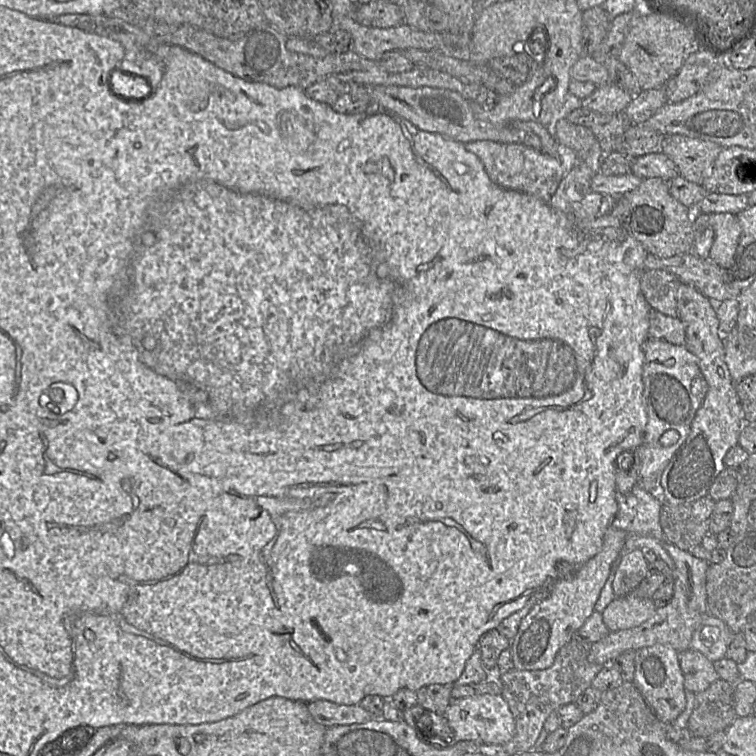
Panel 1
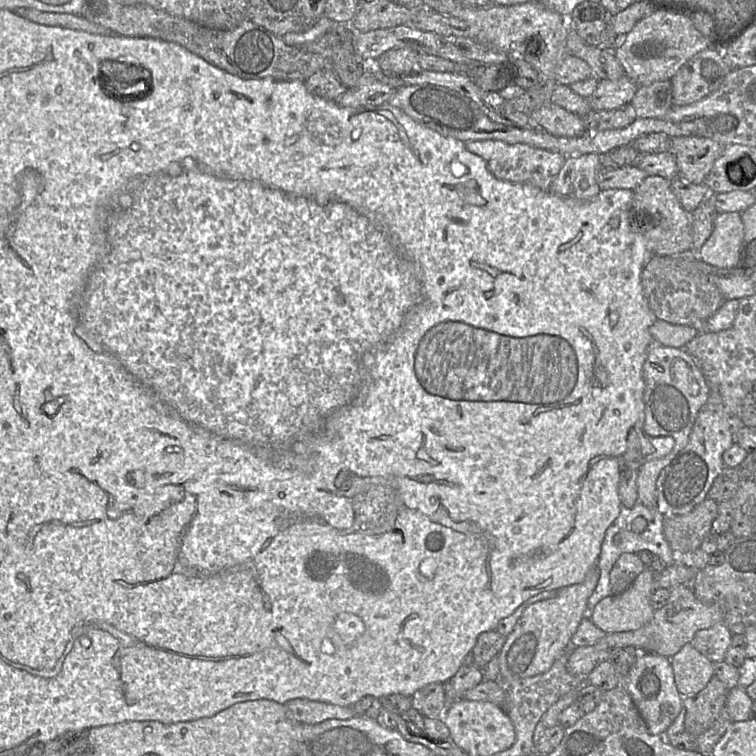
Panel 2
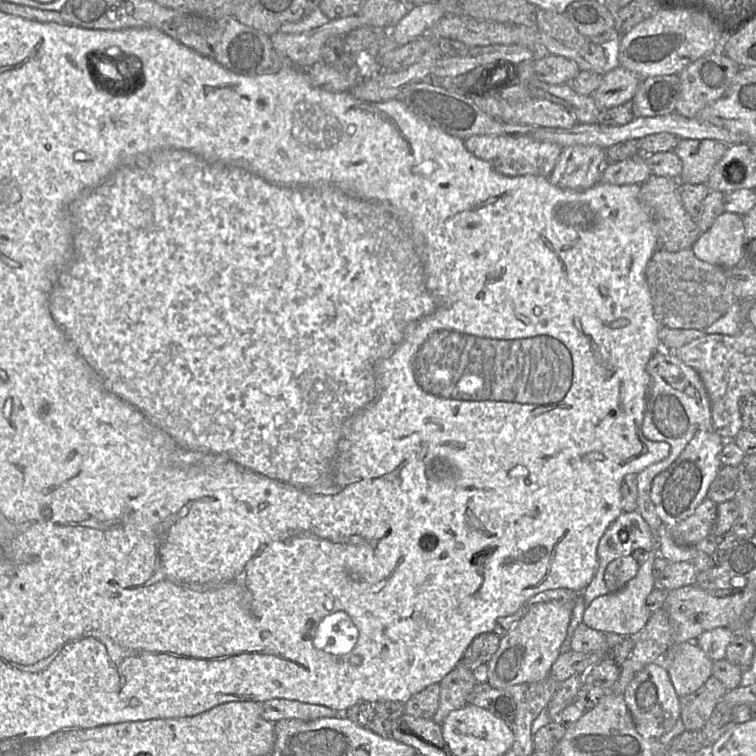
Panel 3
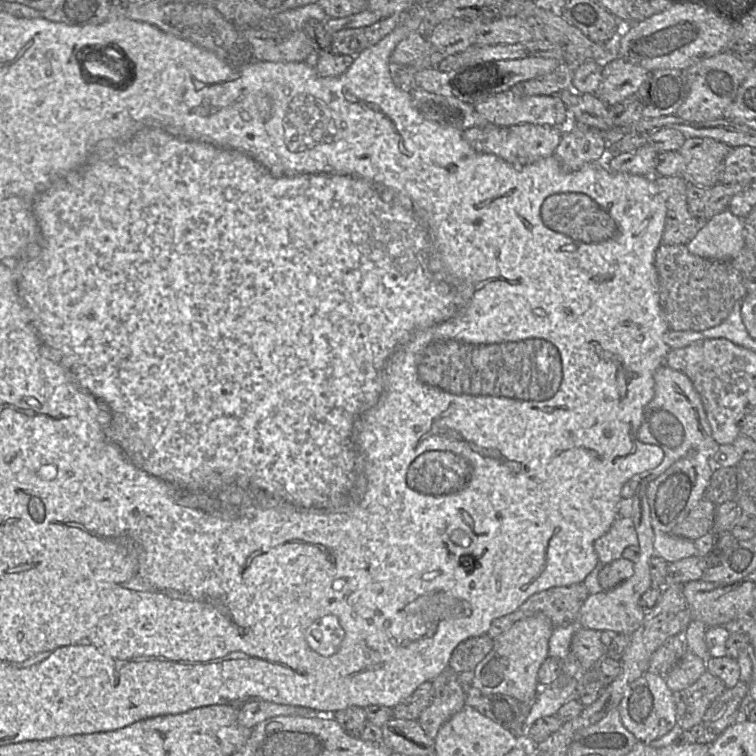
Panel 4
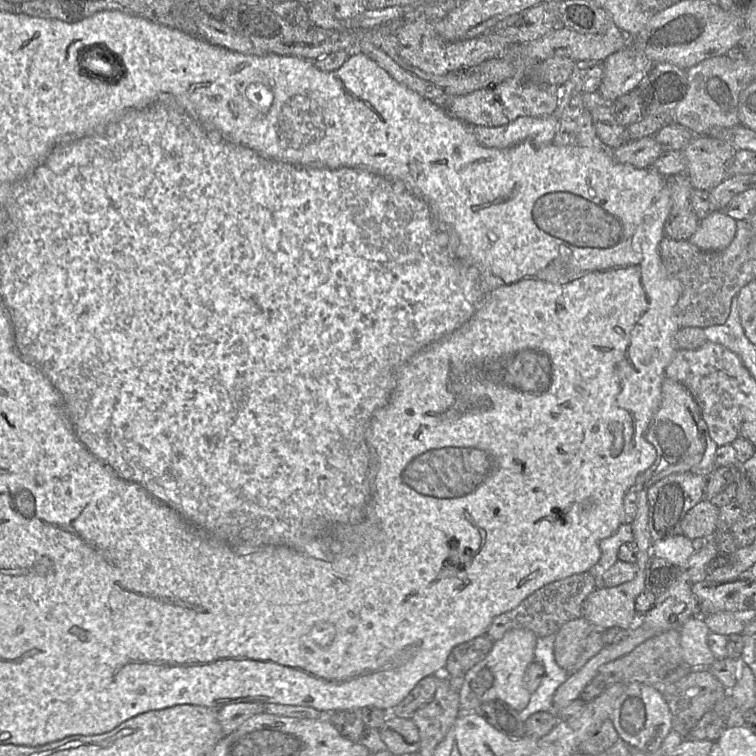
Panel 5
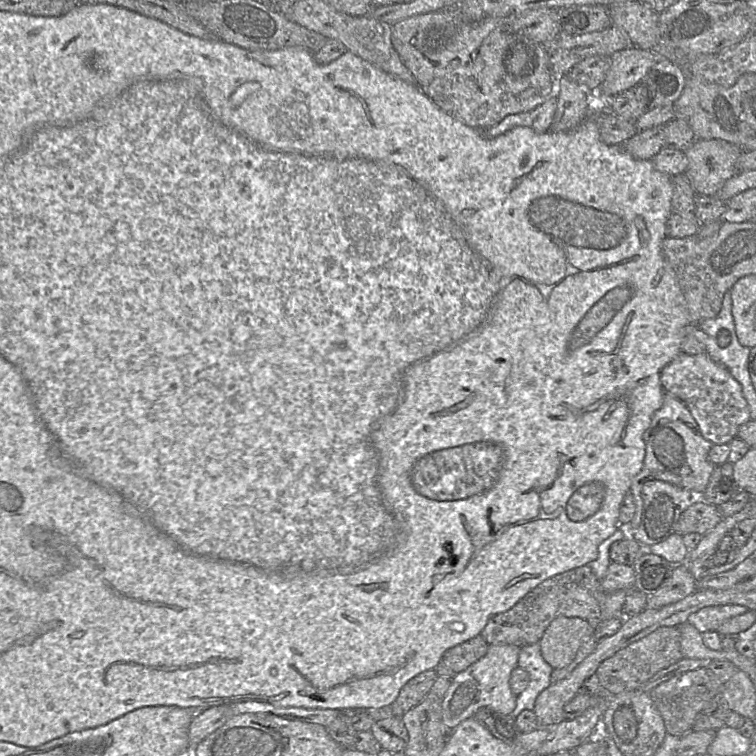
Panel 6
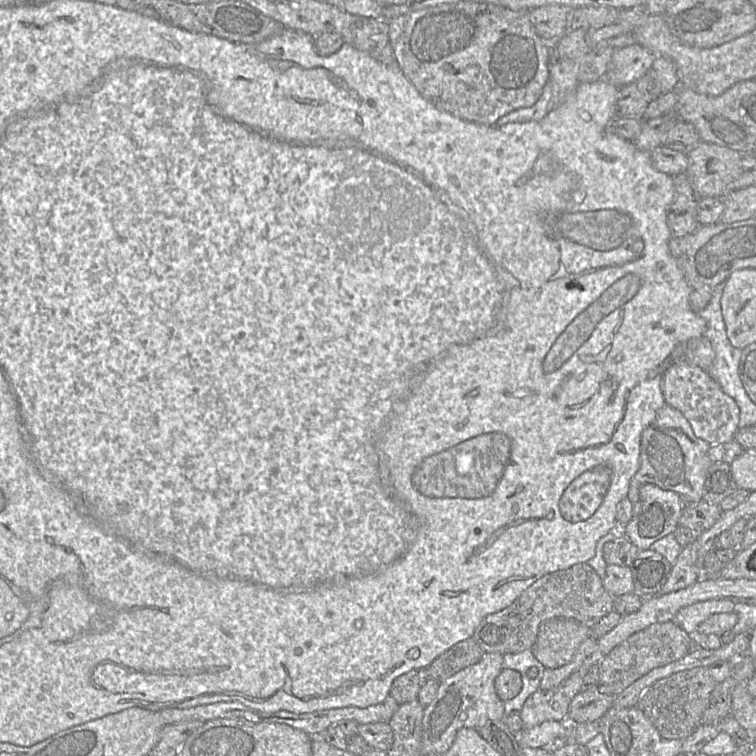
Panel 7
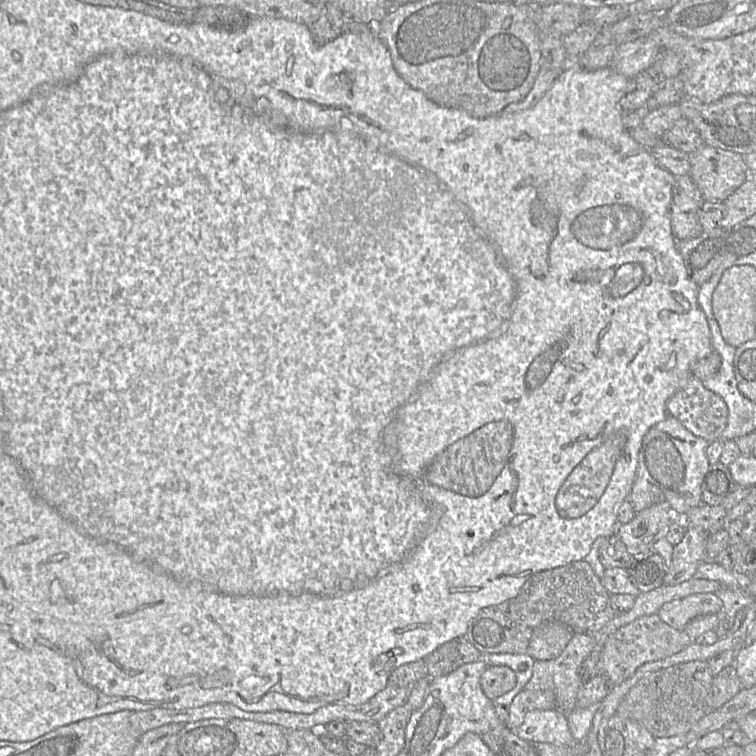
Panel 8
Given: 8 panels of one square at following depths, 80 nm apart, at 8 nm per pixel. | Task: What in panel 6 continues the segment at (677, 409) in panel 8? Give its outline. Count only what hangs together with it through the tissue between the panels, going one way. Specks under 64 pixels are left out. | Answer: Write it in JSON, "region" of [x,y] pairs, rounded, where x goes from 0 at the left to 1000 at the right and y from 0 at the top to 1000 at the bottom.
{"region":[[[901,466],[876,488],[873,505],[881,521],[906,534],[929,577],[942,589],[964,587],[975,577],[979,563],[995,556],[978,505],[935,467],[910,470]]]}

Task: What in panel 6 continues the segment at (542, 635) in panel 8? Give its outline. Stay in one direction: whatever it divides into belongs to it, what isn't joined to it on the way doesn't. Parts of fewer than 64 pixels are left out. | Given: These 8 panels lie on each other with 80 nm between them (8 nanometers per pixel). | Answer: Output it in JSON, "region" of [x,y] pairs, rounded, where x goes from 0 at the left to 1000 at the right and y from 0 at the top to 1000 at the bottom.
{"region":[[[739,815],[726,825],[712,849],[717,869],[731,885],[746,884],[759,873],[770,851],[784,839],[784,823]]]}

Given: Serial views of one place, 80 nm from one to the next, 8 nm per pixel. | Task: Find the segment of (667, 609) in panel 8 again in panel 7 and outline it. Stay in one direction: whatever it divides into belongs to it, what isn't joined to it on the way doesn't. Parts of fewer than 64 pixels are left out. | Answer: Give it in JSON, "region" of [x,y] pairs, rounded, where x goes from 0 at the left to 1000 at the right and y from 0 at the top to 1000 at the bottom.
{"region":[[[962,792],[923,796],[898,807],[889,823],[913,840],[922,836],[923,828],[940,813],[968,811],[971,802],[971,796]]]}

